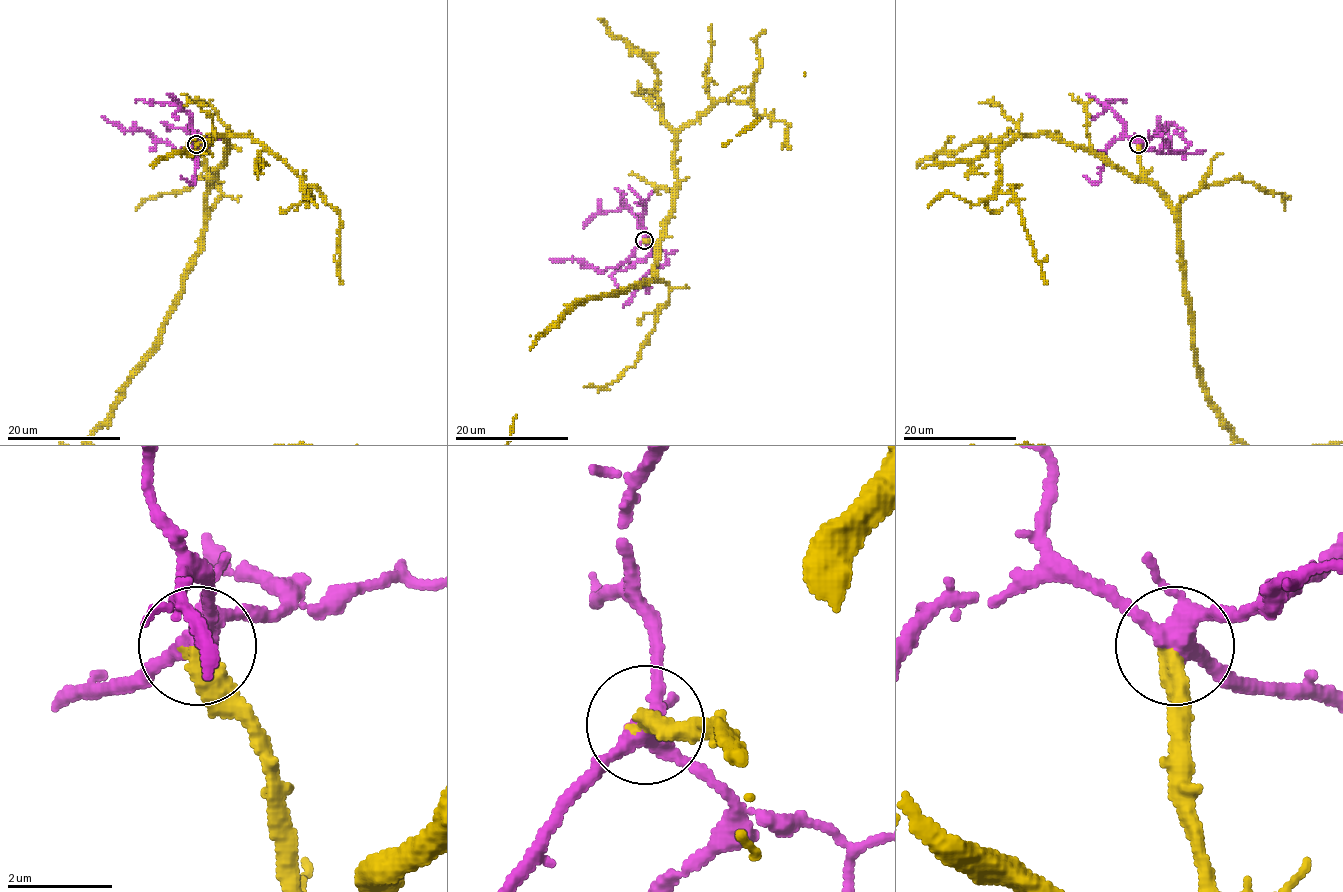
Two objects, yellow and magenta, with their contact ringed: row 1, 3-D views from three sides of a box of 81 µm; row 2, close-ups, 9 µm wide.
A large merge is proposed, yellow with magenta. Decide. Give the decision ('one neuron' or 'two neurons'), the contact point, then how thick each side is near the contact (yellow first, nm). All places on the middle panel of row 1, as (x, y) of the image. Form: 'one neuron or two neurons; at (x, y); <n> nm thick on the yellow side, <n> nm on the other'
one neuron; at (644, 240); 420 nm thick on the yellow side, 360 nm on the other

